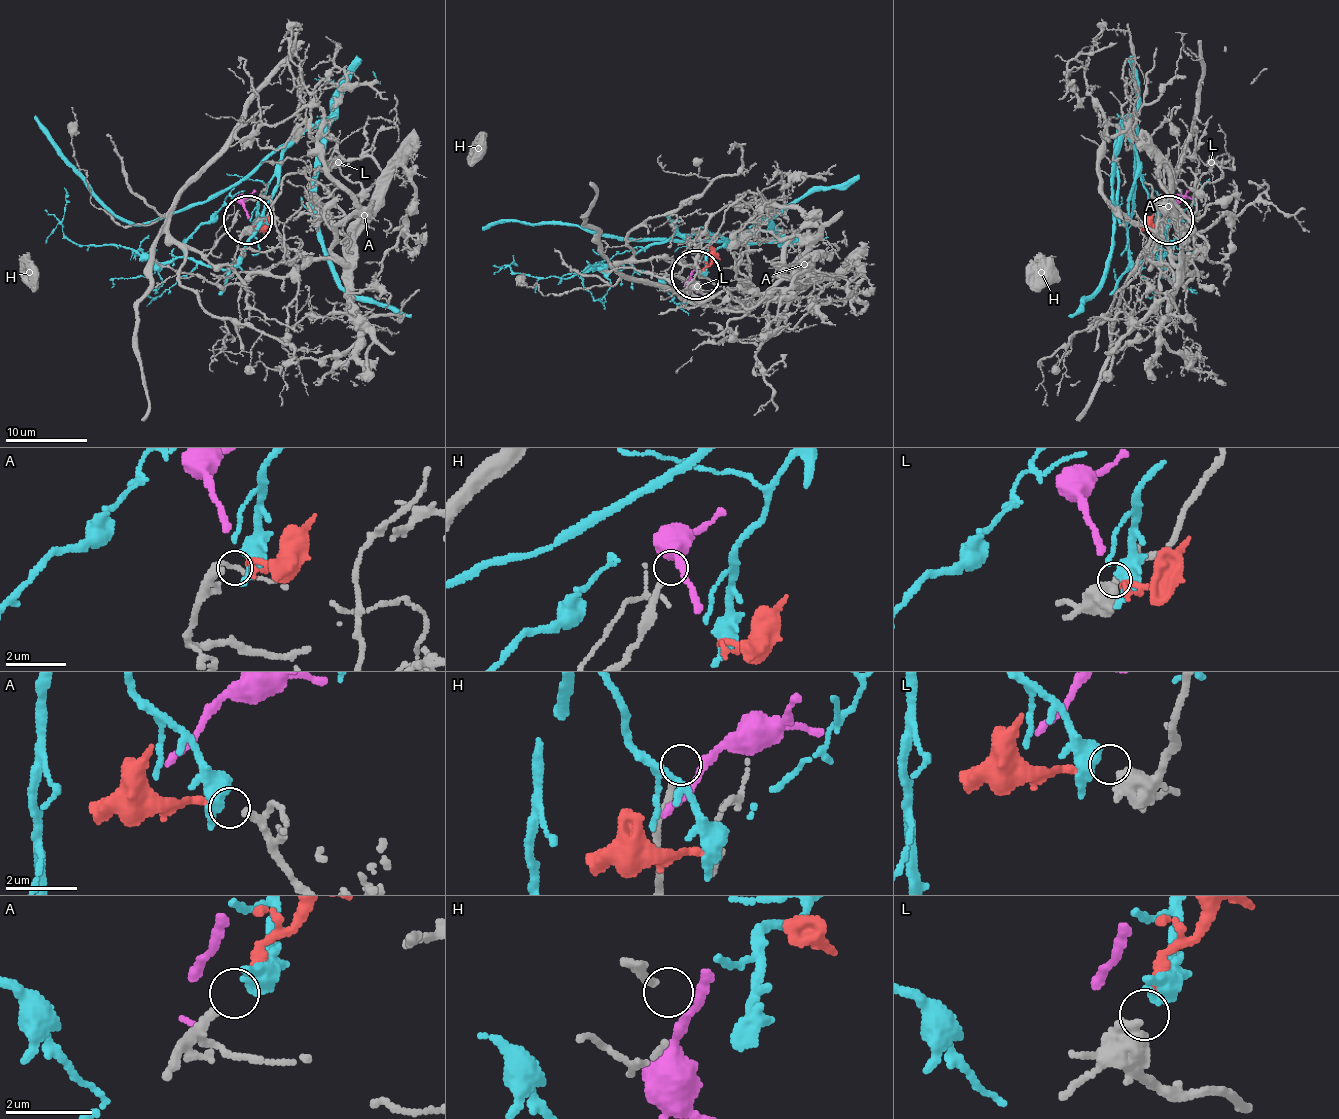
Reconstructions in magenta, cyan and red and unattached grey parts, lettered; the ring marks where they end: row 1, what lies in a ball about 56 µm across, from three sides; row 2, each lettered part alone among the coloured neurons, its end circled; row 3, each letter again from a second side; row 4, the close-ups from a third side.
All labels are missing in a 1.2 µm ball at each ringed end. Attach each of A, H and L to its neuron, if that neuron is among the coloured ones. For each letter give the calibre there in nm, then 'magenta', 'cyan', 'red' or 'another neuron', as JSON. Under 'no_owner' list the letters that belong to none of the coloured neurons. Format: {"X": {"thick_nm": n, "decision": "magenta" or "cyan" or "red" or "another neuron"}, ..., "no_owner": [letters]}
{"A": {"thick_nm": 190, "decision": "red"}, "H": {"thick_nm": 180, "decision": "another neuron"}, "L": {"thick_nm": 480, "decision": "cyan"}, "no_owner": ["H"]}

